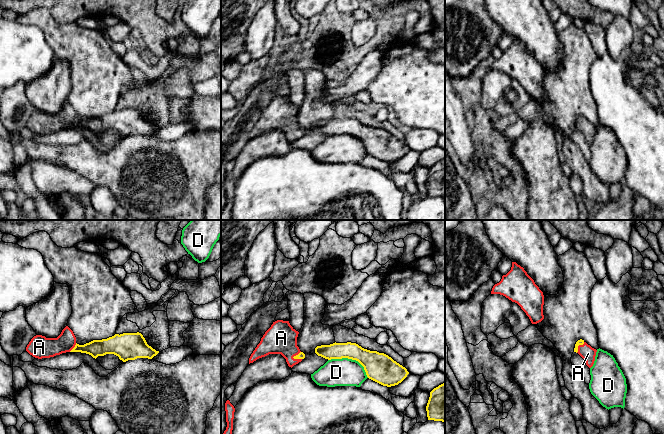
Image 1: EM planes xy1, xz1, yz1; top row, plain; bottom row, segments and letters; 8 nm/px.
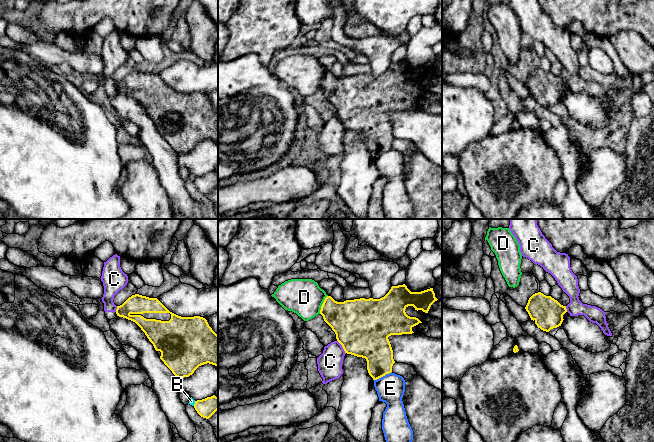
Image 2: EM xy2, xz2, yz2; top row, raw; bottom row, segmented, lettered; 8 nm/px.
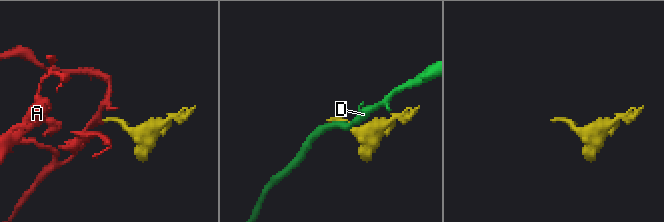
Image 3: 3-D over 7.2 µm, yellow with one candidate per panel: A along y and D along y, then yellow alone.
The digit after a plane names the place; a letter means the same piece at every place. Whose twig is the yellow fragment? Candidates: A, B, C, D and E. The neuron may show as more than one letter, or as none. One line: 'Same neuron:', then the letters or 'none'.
Same neuron: A

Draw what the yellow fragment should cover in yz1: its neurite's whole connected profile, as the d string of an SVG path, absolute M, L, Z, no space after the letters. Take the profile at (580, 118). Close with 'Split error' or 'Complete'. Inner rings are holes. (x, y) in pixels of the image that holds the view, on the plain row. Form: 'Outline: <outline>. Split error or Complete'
Outline: M580 115L576 118L574 128L578 129L585 137L586 141L591 144L595 137L597 126Z. Split error

